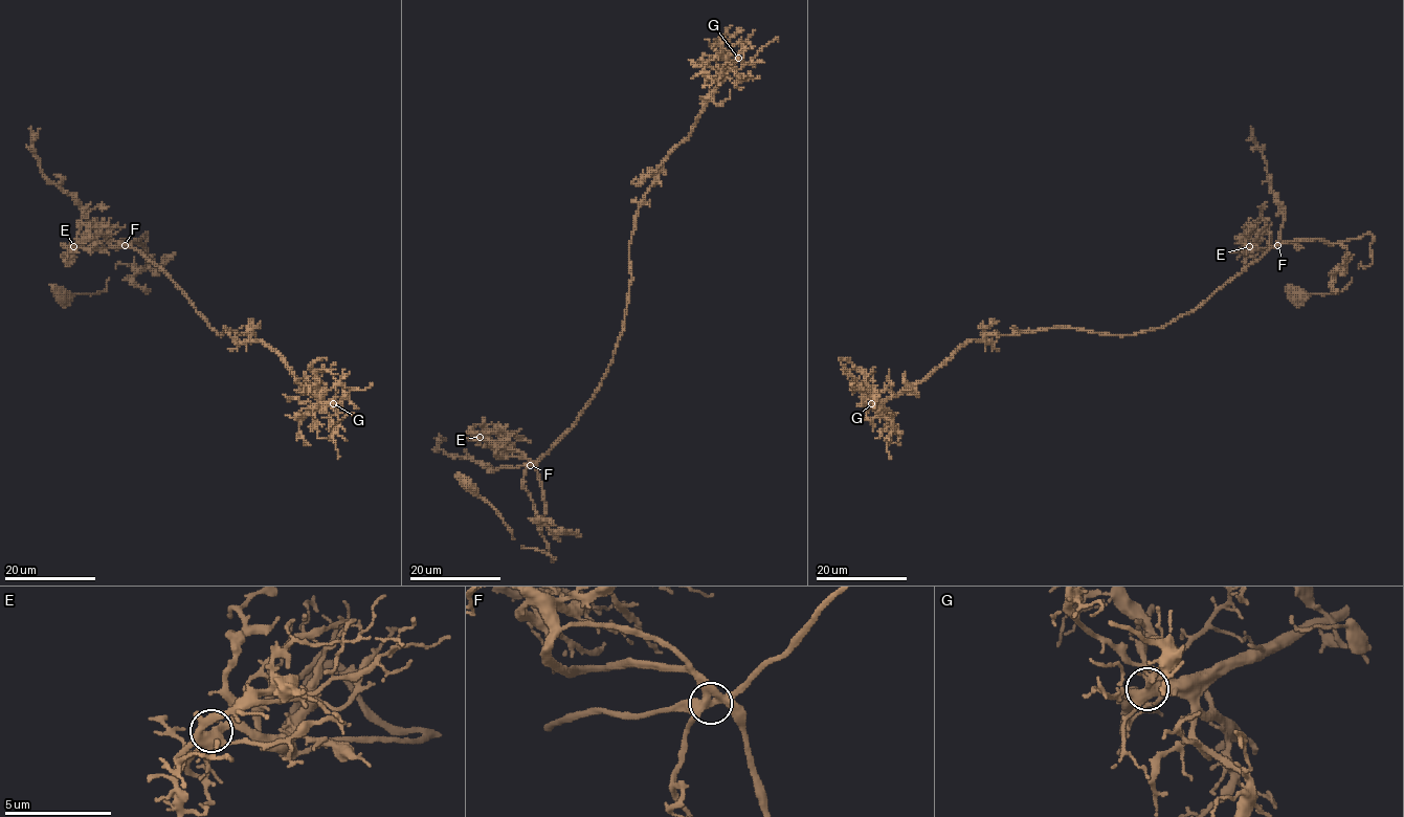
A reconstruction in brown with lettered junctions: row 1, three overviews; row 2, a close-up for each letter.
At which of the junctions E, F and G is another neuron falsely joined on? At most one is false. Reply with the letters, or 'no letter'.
F

